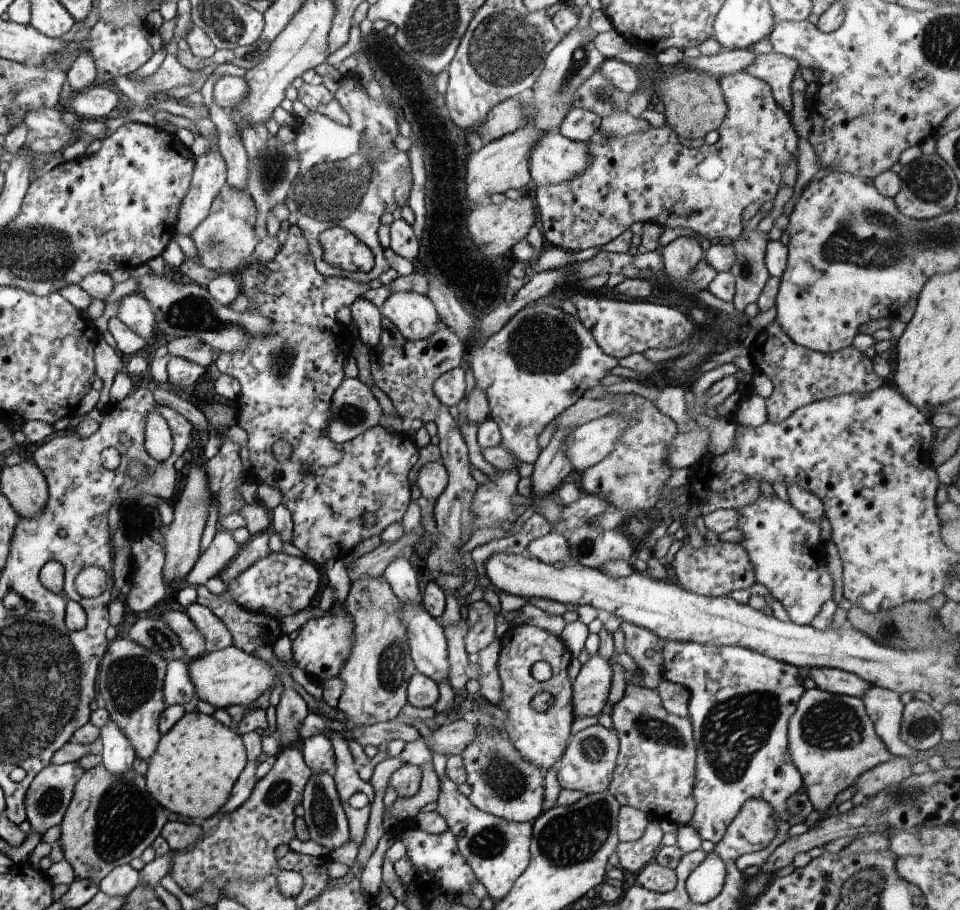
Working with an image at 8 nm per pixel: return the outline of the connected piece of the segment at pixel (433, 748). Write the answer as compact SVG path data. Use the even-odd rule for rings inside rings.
M464 719L455 722L447 722L438 730L432 731L429 739L420 736L418 740L423 740L428 750L432 754L460 755L462 750L474 740L476 726L466 722Z

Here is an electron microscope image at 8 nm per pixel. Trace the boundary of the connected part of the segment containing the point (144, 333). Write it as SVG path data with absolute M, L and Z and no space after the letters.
M134 293L119 302L116 317L135 334L148 341L156 330L154 312L148 300L140 293Z

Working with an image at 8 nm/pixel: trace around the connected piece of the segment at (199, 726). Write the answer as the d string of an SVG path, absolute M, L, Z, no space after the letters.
M197 711L187 712L169 732L161 736L156 752L147 761L146 787L151 798L165 810L195 821L206 820L214 817L228 802L247 762L246 748L238 733L218 722L212 715L200 714Z

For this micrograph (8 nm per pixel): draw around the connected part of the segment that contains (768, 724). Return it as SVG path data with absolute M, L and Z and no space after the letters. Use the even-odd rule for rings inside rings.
M665 642L662 655L663 679L680 684L690 692L688 700L688 718L692 722L694 743L696 744L696 780L694 780L694 802L696 810L690 818L690 826L700 834L707 847L715 846L723 840L728 826L740 814L744 802L750 798L762 798L776 812L776 836L766 848L756 856L743 857L737 860L737 868L742 874L751 866L762 866L772 855L772 852L789 840L791 828L788 820L791 814L786 808L786 800L798 793L804 785L798 768L792 762L788 741L788 724L792 714L798 708L798 700L807 690L804 688L804 678L796 666L770 658L766 654L754 652L742 646L711 646L695 644L694 642Z

